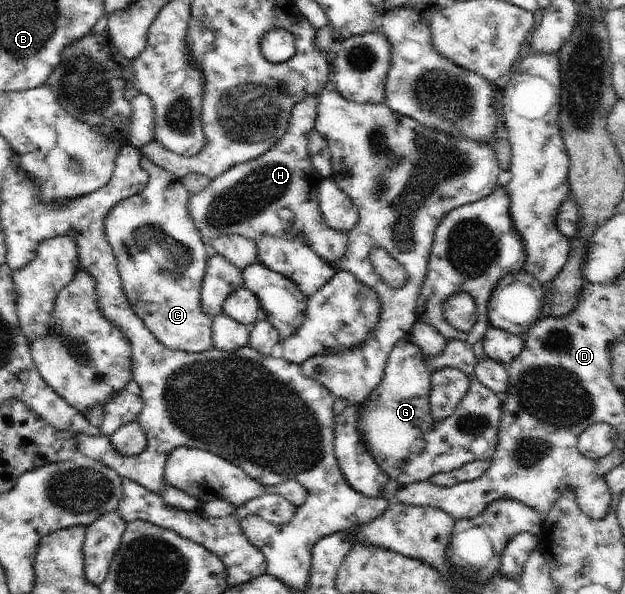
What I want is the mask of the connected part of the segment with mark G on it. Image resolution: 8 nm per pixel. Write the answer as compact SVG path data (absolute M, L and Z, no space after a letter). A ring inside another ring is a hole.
M409 333L405 334L393 346L379 386L361 404L357 426L373 460L401 487L426 481L435 474L461 468L476 460L491 459L497 448L504 403L502 396L477 380L477 356L469 342L449 340L445 350L431 358L425 356L411 338ZM447 367L463 370L471 384L455 412L445 422L435 422L429 408L432 376Z

